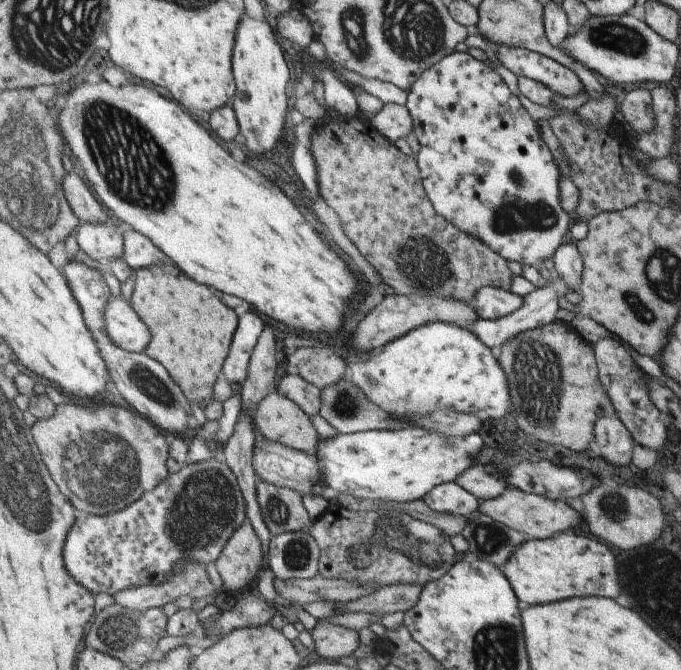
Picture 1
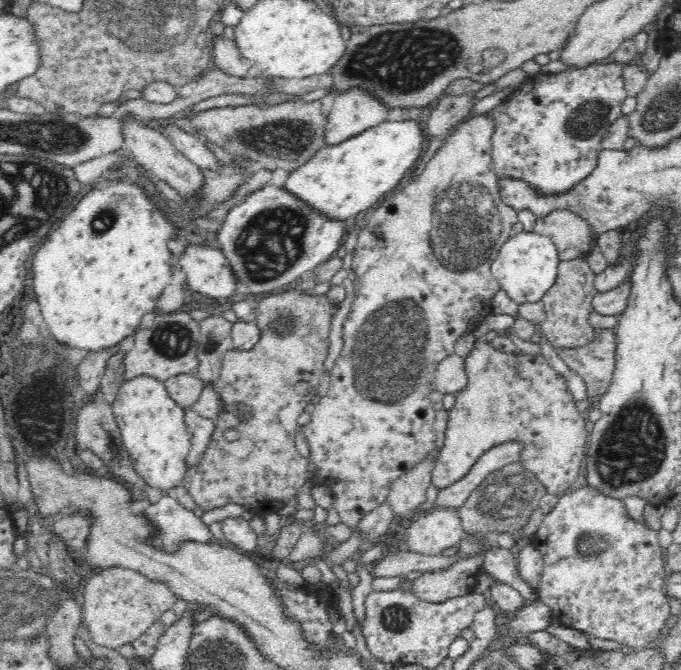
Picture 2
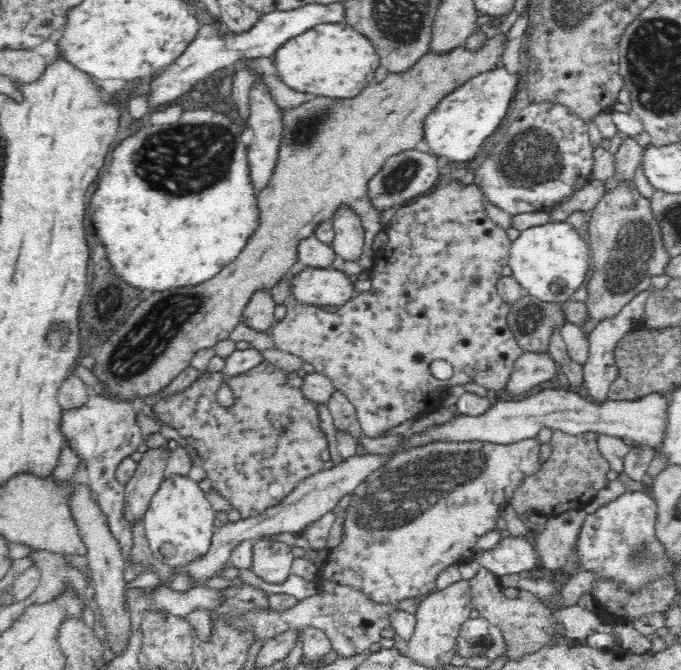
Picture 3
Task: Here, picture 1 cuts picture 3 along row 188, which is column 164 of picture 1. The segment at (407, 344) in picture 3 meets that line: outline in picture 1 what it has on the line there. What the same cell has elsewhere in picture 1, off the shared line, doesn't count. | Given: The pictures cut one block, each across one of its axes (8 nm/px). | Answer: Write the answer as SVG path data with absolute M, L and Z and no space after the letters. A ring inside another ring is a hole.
M64 403L55 406L55 412L52 417L44 419L37 419L30 430L33 430L33 438L36 438L37 446L41 450L41 456L45 460L45 464L53 473L53 478L61 487L61 492L65 494L73 507L79 511L87 512L89 515L106 515L114 513L115 511L123 510L132 504L135 504L145 493L152 491L156 486L159 486L169 475L169 468L167 468L167 460L169 460L169 447L166 434L155 423L151 422L145 415L125 407L123 403L119 404L106 404L106 405L87 405L85 404L70 404Z

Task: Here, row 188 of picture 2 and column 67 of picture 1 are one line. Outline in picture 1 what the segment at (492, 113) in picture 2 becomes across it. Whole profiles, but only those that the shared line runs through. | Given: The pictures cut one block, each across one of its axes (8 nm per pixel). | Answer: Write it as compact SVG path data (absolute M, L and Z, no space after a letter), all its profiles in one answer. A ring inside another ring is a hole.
M211 459L182 466L178 473L171 473L159 486L145 493L135 504L111 514L89 515L85 522L77 521L65 541L64 561L67 570L77 582L93 594L106 592L113 596L125 588L156 585L171 580L176 566L181 561L193 560L205 564L217 562L233 532L240 528L244 524L243 520L248 517L246 500L239 483L237 475L227 462ZM233 494L237 498L237 522L233 520Z

